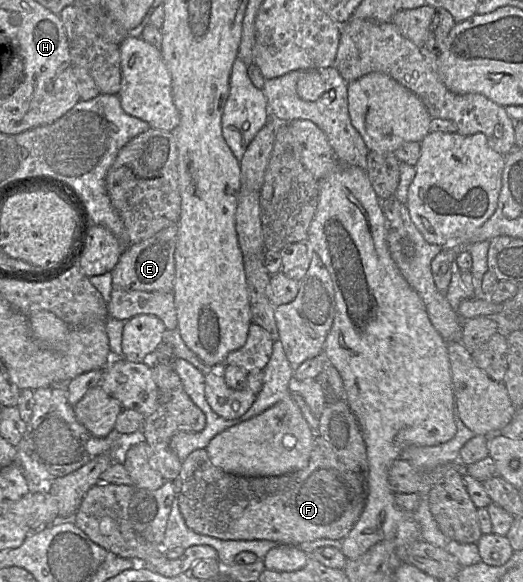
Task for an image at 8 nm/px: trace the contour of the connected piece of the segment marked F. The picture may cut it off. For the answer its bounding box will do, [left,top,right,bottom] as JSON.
[179,434,365,546]

